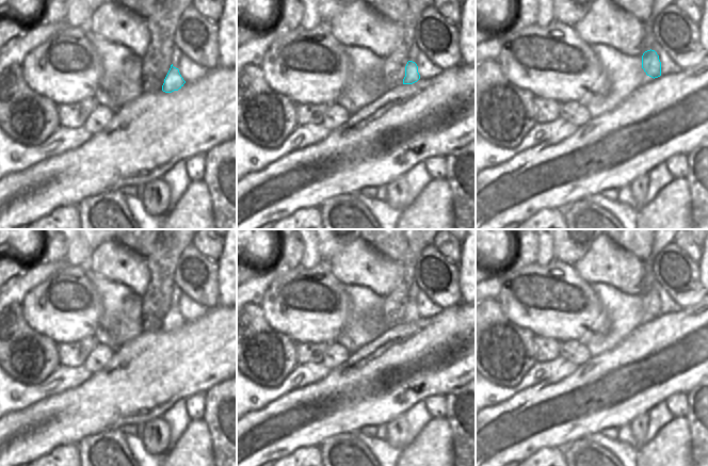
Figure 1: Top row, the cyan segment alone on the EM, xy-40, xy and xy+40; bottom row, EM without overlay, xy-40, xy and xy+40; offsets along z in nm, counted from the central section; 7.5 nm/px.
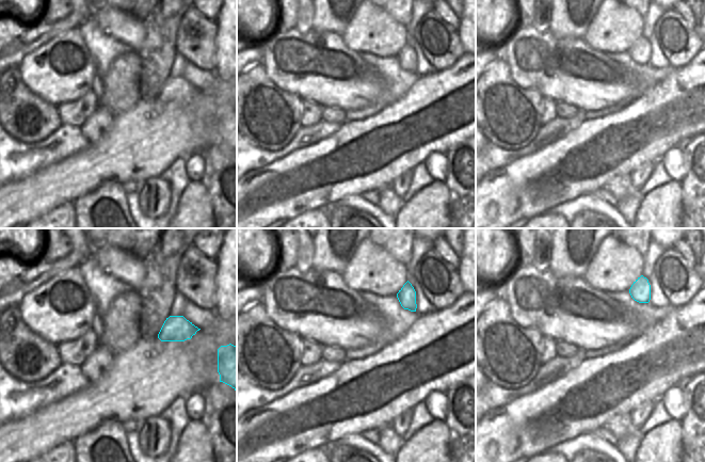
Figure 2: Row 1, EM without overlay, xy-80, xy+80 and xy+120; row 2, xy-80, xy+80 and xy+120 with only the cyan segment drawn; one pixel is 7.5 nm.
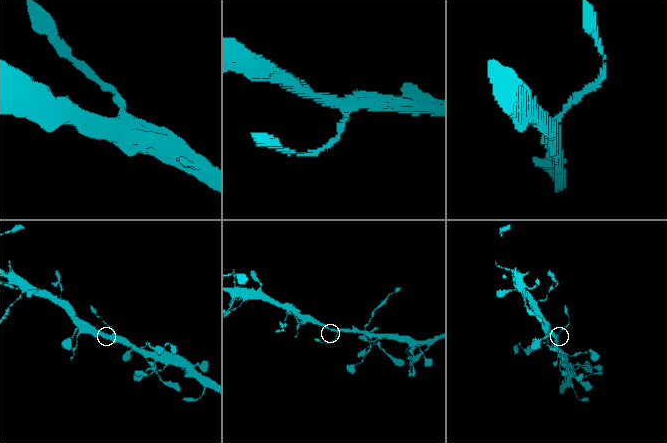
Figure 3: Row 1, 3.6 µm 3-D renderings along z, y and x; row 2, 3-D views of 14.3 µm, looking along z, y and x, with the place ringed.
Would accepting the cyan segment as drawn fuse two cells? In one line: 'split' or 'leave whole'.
leave whole

